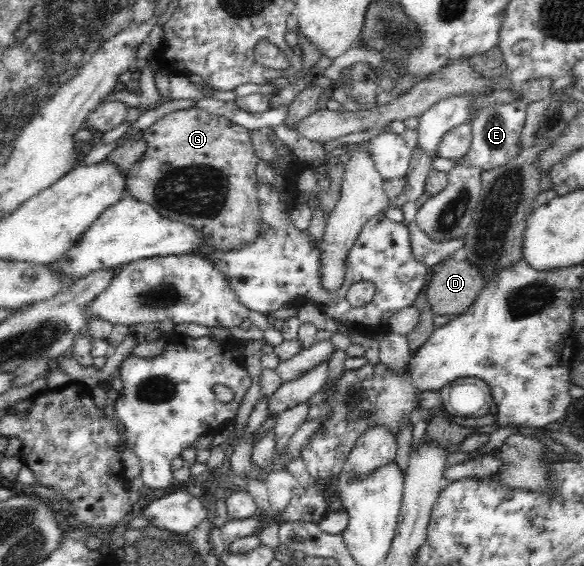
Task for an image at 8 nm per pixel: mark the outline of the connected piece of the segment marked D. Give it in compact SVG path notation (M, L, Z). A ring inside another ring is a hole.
M450 258L442 266L438 266L427 289L427 302L434 315L447 315L450 318L462 316L476 301L484 285L484 275L476 265L470 263L468 259L456 262Z

